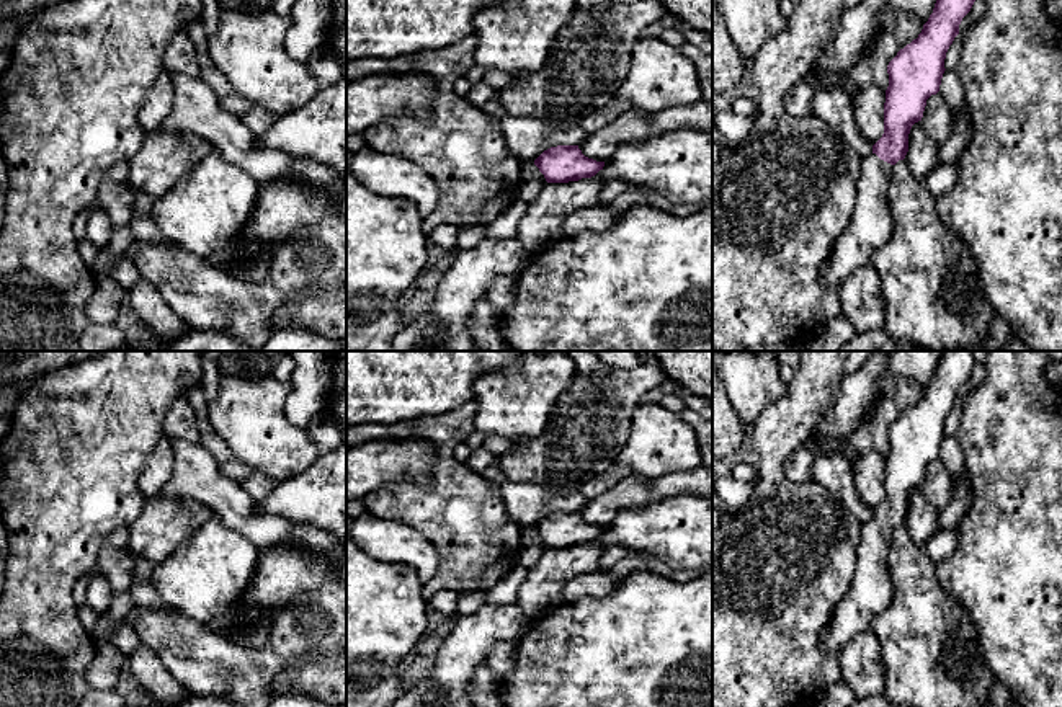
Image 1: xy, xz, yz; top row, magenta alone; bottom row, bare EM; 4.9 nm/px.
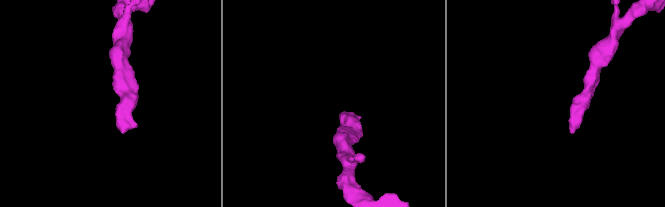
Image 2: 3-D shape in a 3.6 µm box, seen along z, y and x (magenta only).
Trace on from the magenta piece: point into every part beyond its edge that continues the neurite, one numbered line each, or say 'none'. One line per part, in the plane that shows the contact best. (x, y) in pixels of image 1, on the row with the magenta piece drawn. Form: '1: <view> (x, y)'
1: yz (871, 226)

